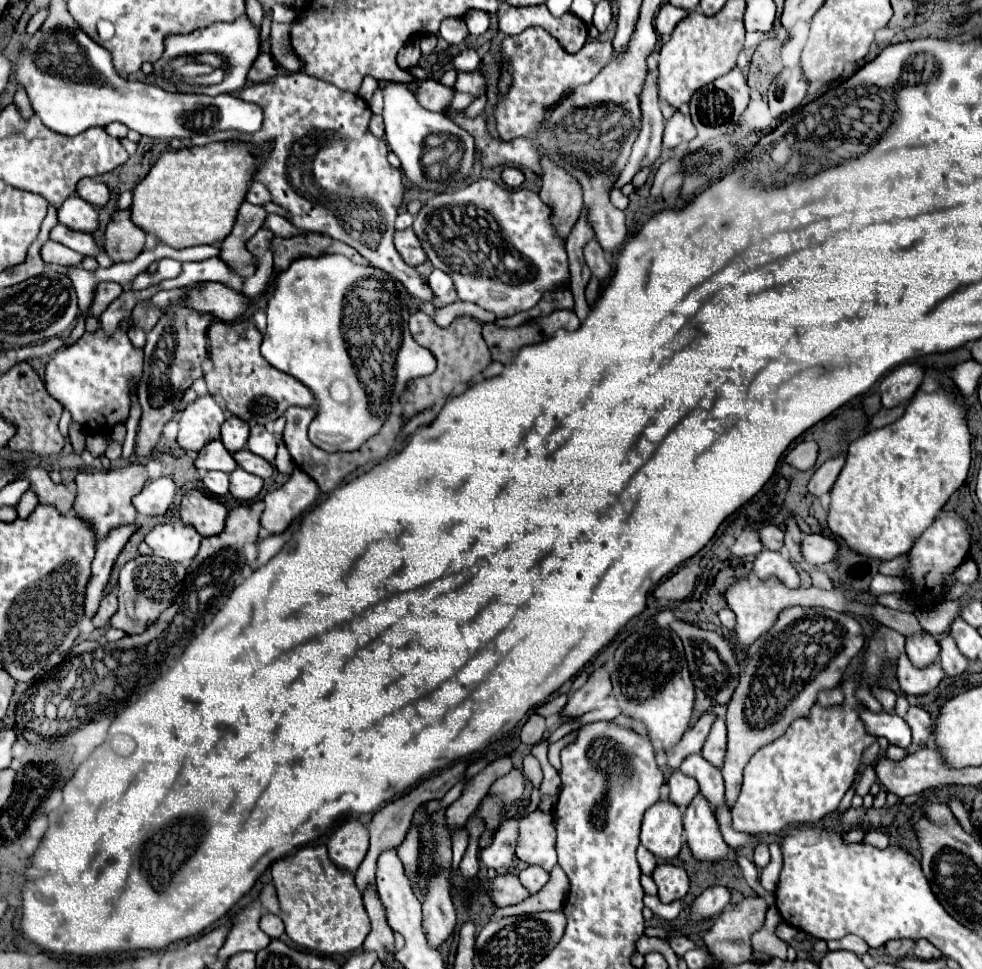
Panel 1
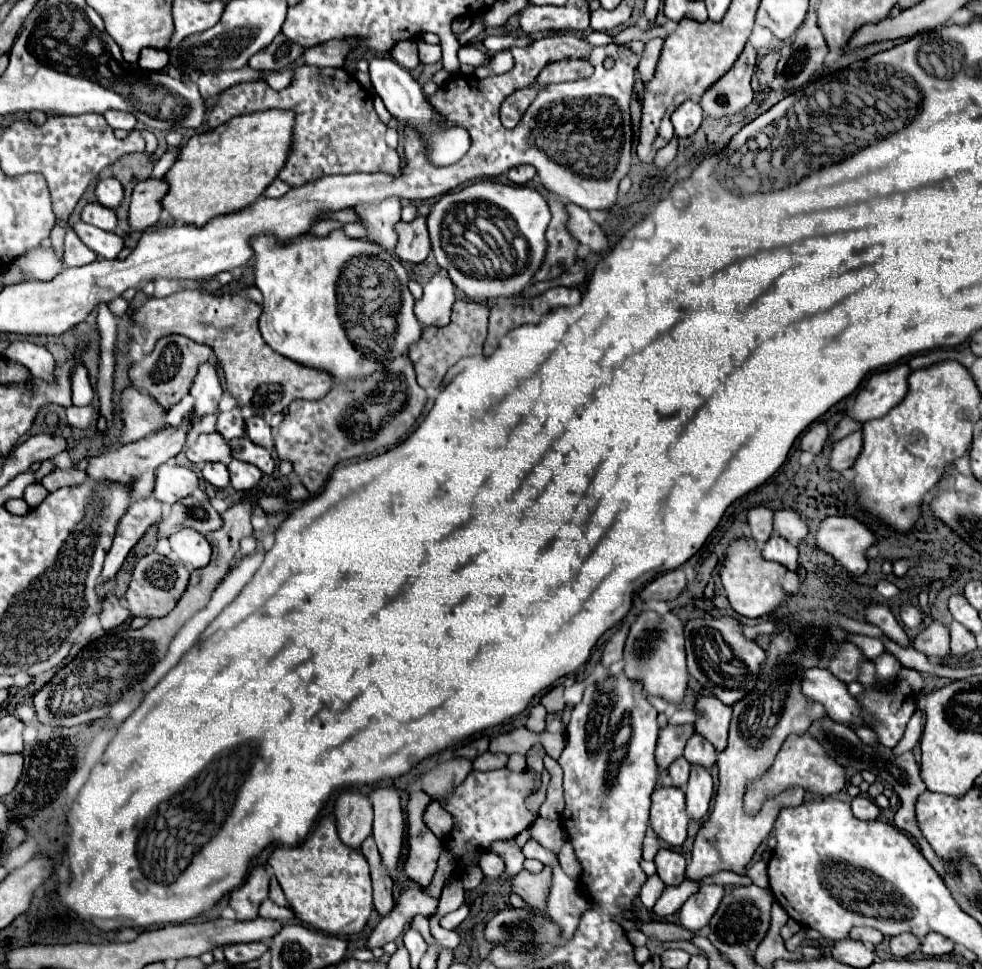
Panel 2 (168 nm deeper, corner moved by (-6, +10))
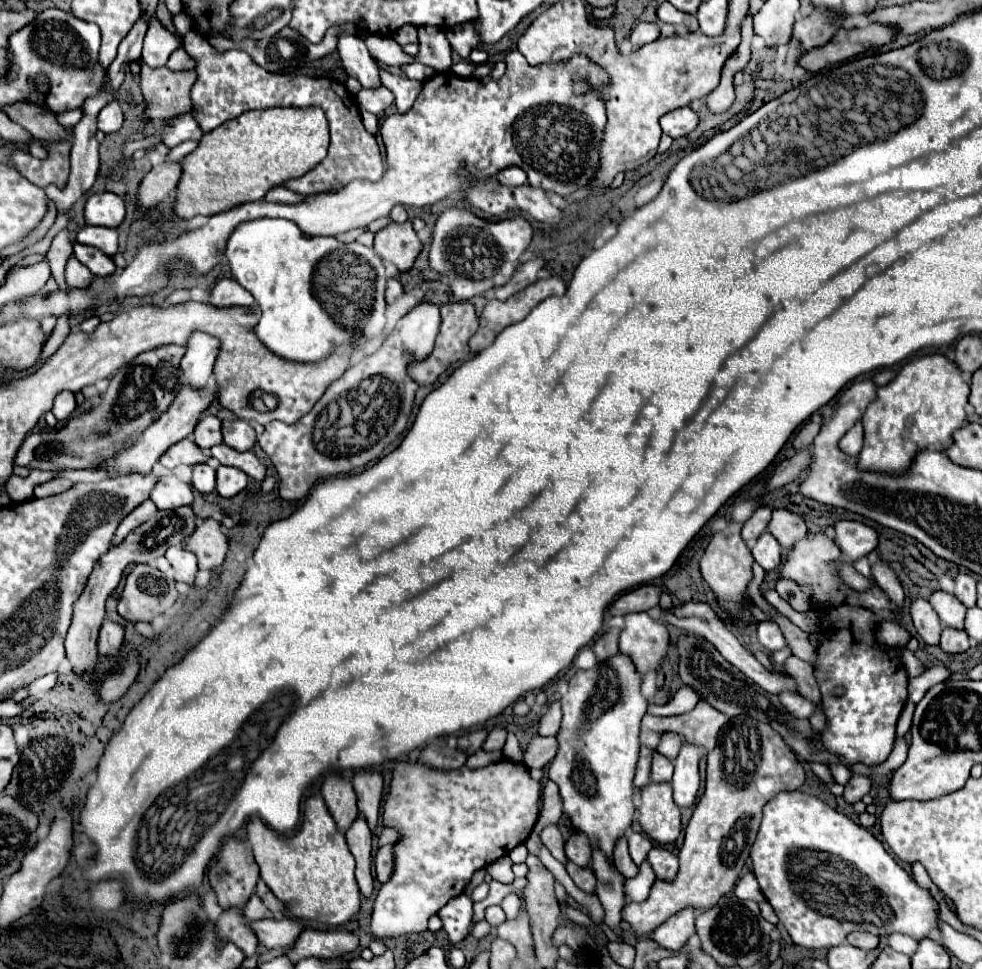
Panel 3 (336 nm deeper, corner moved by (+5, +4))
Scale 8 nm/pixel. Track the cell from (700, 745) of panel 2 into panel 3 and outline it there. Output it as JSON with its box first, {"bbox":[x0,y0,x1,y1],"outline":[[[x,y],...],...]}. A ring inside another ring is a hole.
{"bbox":[657,732,683,760],"outline":[[[667,732],[667,734],[661,736],[661,740],[657,744],[657,752],[663,754],[663,756],[667,756],[669,760],[675,760],[675,756],[679,754],[681,744],[683,744],[683,740],[675,732]]]}

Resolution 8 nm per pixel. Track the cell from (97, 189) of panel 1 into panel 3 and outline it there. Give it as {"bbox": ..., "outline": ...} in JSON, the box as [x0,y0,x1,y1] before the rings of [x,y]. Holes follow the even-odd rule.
{"bbox":[85,194,125,228],"outline":[[[93,194],[85,204],[85,224],[117,228],[125,218],[125,204],[117,194]]]}

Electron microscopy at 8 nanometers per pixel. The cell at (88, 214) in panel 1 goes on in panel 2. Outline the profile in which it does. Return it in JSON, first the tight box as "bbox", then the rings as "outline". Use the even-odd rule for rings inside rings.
{"bbox":[80,202,116,230],"outline":[[[90,202],[82,208],[80,214],[82,222],[92,224],[102,230],[114,230],[116,228],[116,214],[114,210],[106,210],[106,206],[98,206],[98,202]]]}

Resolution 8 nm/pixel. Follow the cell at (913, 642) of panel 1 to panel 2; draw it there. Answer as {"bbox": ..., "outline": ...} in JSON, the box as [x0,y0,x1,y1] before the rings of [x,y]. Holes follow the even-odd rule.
{"bbox":[900,604,922,628],"outline":[[[904,604],[900,616],[902,616],[902,622],[908,628],[920,628],[922,626],[922,612],[916,606],[912,606],[912,604]]]}

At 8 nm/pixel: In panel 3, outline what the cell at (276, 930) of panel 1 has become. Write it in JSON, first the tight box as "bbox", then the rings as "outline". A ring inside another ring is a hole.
{"bbox":[243,894,273,920],"outline":[[[257,894],[251,896],[251,900],[247,900],[247,904],[245,904],[243,910],[245,910],[245,916],[249,920],[261,920],[261,918],[271,918],[273,916],[271,910],[265,908],[265,904],[261,902],[261,898]]]}

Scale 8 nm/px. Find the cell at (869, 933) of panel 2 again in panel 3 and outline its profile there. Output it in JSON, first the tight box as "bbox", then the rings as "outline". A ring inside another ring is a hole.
{"bbox":[847,932,879,952],"outline":[[[851,932],[851,934],[847,936],[847,942],[849,942],[851,946],[857,946],[857,948],[869,952],[869,950],[875,950],[875,948],[879,946],[879,936],[869,934],[869,932]]]}

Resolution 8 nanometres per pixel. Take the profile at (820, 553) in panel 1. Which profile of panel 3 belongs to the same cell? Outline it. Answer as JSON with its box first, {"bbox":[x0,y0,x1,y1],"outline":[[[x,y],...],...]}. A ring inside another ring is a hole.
{"bbox":[835,520,877,562],"outline":[[[841,520],[835,524],[835,542],[841,548],[841,552],[855,562],[857,558],[867,556],[877,548],[877,532],[871,526],[865,526],[863,522],[851,522]]]}

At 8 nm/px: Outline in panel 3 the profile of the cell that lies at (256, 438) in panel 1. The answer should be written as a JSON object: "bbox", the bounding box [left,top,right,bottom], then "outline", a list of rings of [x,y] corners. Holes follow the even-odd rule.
{"bbox":[221,420,255,452],"outline":[[[223,420],[221,424],[223,442],[239,452],[247,452],[255,444],[255,430],[245,420]]]}

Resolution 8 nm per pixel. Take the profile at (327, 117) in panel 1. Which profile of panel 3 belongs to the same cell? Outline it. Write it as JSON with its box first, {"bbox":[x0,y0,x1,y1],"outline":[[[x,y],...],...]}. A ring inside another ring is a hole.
{"bbox":[183,32,383,194],"outline":[[[187,32],[183,38],[183,48],[189,56],[197,62],[197,82],[191,90],[193,98],[193,114],[201,124],[203,132],[211,132],[213,128],[221,126],[223,122],[247,112],[247,110],[265,110],[273,106],[321,106],[327,114],[329,128],[331,128],[331,146],[329,154],[323,162],[319,162],[311,172],[301,178],[285,182],[297,194],[317,194],[323,188],[331,188],[335,184],[349,184],[355,178],[377,180],[383,176],[383,160],[379,152],[379,144],[373,134],[369,134],[359,116],[357,98],[337,80],[331,78],[313,78],[313,76],[299,76],[289,72],[267,72],[259,68],[249,54],[241,50],[231,50],[219,54],[211,44],[199,36],[197,32]]]}

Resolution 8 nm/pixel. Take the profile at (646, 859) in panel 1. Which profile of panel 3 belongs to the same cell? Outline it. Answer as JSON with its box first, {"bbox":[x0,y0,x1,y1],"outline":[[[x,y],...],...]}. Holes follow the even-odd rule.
{"bbox":[629,832,653,866],"outline":[[[639,832],[629,834],[629,854],[637,866],[647,858],[651,848],[653,848],[653,842],[647,836],[643,836]]]}

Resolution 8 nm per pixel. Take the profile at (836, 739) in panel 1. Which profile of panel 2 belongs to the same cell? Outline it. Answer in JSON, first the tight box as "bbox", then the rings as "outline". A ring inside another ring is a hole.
{"bbox":[744,732,846,814],"outline":[[[810,732],[792,734],[790,738],[786,738],[786,742],[782,744],[782,750],[776,754],[776,760],[770,766],[770,770],[766,774],[758,776],[756,780],[748,782],[746,794],[744,794],[746,814],[758,814],[762,810],[762,804],[770,796],[782,794],[782,792],[796,788],[796,786],[800,786],[806,792],[812,792],[816,796],[822,796],[822,798],[838,794],[840,790],[844,790],[846,768],[828,756],[830,754],[826,754],[826,750],[822,750],[822,742],[818,742],[818,738],[814,738],[814,736],[810,736]]]}

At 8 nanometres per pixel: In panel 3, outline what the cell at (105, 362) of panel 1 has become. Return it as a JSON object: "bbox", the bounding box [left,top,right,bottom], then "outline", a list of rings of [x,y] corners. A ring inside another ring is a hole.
{"bbox":[51,392,75,420],"outline":[[[63,392],[63,394],[55,396],[51,412],[57,420],[67,420],[73,410],[75,410],[75,396],[71,392]]]}

